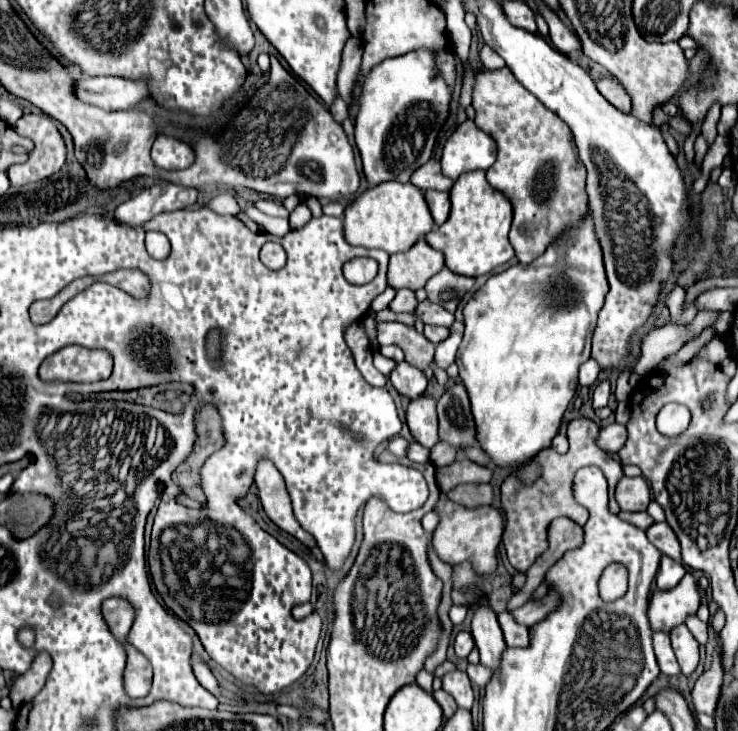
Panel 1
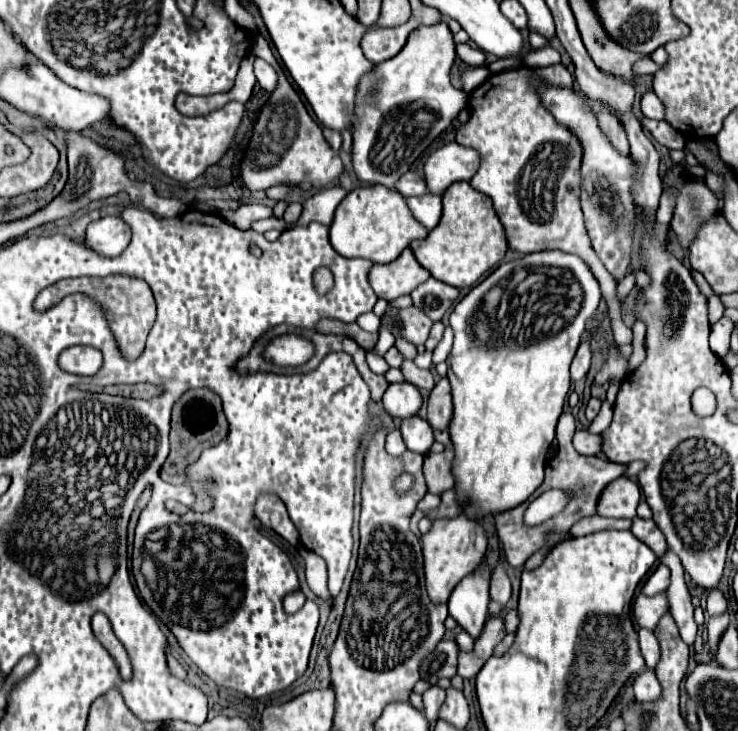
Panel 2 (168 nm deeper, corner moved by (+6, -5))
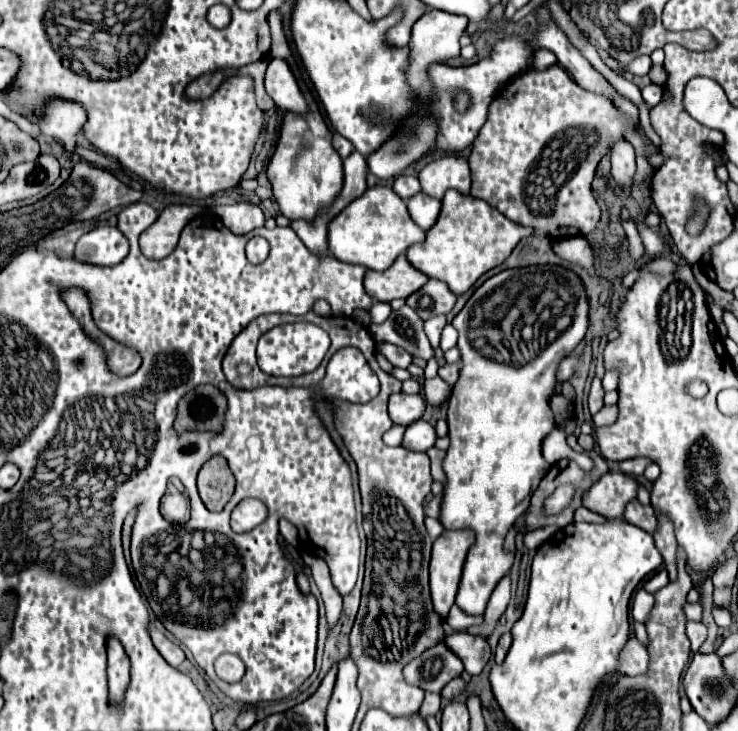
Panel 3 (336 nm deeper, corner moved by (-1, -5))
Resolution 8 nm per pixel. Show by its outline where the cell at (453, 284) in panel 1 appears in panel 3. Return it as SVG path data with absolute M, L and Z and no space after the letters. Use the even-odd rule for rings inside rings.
M428 280L416 294L412 294L412 296L406 298L406 304L408 304L410 308L414 308L420 318L428 320L428 318L438 316L438 314L448 314L448 312L454 308L456 298L458 298L458 296L456 296L444 282L440 282L440 280ZM424 294L428 294L428 296L434 300L434 308L432 308L432 310L422 310L422 308L420 308L418 302L420 302L420 298L422 298Z

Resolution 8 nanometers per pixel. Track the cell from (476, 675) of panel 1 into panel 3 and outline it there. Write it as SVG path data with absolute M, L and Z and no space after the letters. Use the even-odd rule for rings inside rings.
M454 632L452 636L444 638L444 642L446 646L450 646L450 650L454 650L454 654L458 654L470 676L480 674L492 656L488 638L482 636L472 636L468 632Z

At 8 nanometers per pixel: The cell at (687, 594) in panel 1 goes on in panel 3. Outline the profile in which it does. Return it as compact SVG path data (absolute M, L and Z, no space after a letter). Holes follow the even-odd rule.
M640 588L632 600L632 618L640 624L646 624L652 614L652 608L654 608L654 596L644 588Z

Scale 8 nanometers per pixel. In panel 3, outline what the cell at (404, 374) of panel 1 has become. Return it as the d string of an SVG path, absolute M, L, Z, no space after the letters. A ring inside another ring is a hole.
M398 392L398 394L392 394L388 402L388 414L392 422L402 426L408 426L414 420L422 418L424 410L426 410L426 400L420 394Z

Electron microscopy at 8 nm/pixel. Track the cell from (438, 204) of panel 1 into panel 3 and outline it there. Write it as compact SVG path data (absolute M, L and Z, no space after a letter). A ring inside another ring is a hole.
M420 192L420 194L412 196L406 204L408 204L408 212L410 212L412 220L422 230L430 230L436 224L438 216L440 216L440 206L442 206L440 200L432 198L432 196L424 194L424 192Z

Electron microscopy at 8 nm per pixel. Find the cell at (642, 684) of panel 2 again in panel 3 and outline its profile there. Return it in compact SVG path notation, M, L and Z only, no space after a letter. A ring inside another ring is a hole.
M634 638L634 642L630 642L630 646L626 646L626 650L622 652L620 672L628 676L644 676L648 672L648 664L650 658L646 648Z

